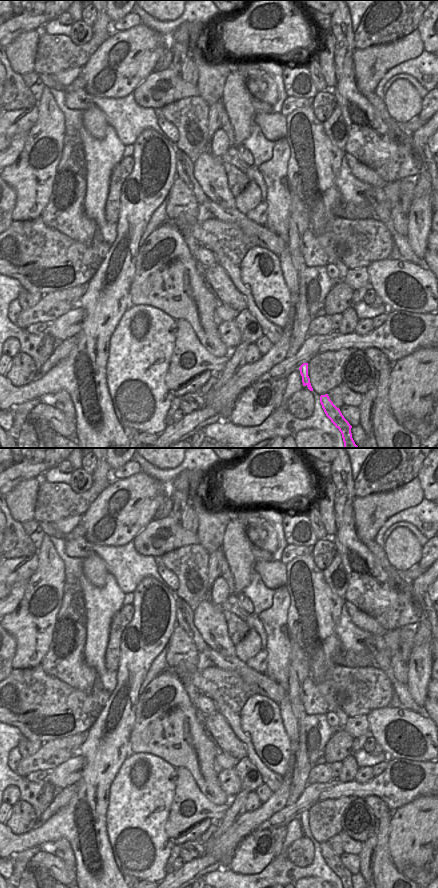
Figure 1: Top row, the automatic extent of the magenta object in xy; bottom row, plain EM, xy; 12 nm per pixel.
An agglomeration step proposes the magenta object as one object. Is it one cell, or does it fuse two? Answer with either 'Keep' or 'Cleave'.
Keep

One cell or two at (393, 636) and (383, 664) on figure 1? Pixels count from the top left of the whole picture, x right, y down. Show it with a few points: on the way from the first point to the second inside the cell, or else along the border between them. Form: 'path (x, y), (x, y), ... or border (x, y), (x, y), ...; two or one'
border (381, 636), (389, 652), (390, 664), (394, 672); two

